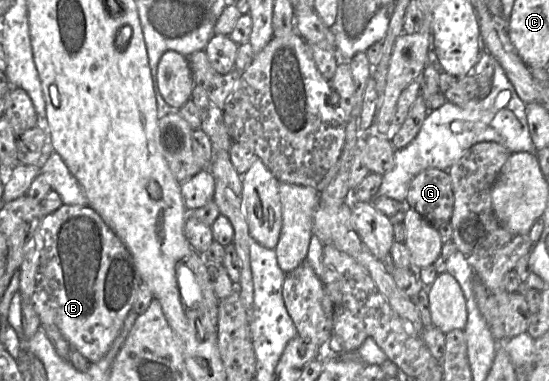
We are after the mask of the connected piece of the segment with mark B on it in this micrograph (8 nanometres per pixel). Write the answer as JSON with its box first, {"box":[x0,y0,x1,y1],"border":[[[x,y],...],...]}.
{"box":[19,204,141,363],"border":[[[62,204],[38,222],[25,246],[19,267],[19,293],[29,300],[41,325],[54,324],[63,337],[90,363],[98,362],[120,333],[141,283],[141,276],[126,245],[89,205]]]}

